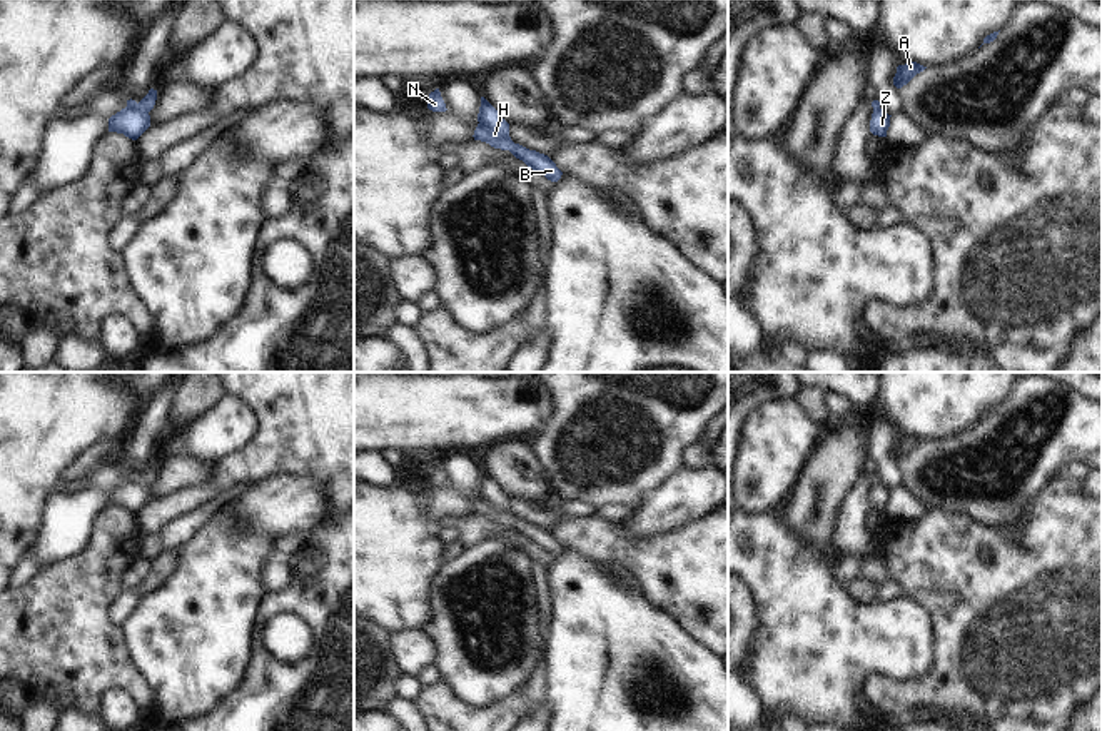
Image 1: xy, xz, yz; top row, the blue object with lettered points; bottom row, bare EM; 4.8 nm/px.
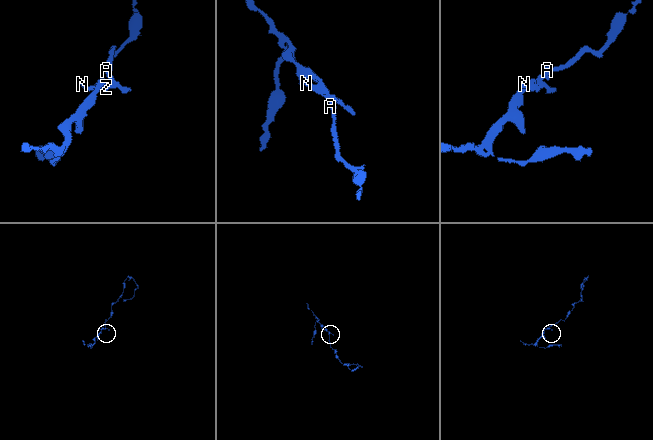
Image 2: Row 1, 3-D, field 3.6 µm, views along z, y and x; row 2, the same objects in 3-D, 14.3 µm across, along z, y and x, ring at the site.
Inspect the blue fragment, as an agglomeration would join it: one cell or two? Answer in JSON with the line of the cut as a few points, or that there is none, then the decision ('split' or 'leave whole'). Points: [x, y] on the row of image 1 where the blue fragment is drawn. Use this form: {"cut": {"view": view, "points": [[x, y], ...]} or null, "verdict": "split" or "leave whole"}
{"cut": null, "verdict": "leave whole"}

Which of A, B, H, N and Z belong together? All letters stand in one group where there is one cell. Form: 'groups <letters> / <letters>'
groups A B H N Z

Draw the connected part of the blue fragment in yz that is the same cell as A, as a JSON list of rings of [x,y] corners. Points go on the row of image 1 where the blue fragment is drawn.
[[[908,62],[905,65],[897,67],[897,73],[893,77],[893,85],[897,88],[902,88],[907,85],[917,73],[923,72],[927,67],[917,63],[917,62]]]

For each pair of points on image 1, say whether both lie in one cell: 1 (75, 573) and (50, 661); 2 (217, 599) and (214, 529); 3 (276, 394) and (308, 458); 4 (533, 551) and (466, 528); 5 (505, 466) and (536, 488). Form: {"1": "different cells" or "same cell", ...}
{"1": "same cell", "2": "same cell", "3": "same cell", "4": "same cell", "5": "same cell"}

